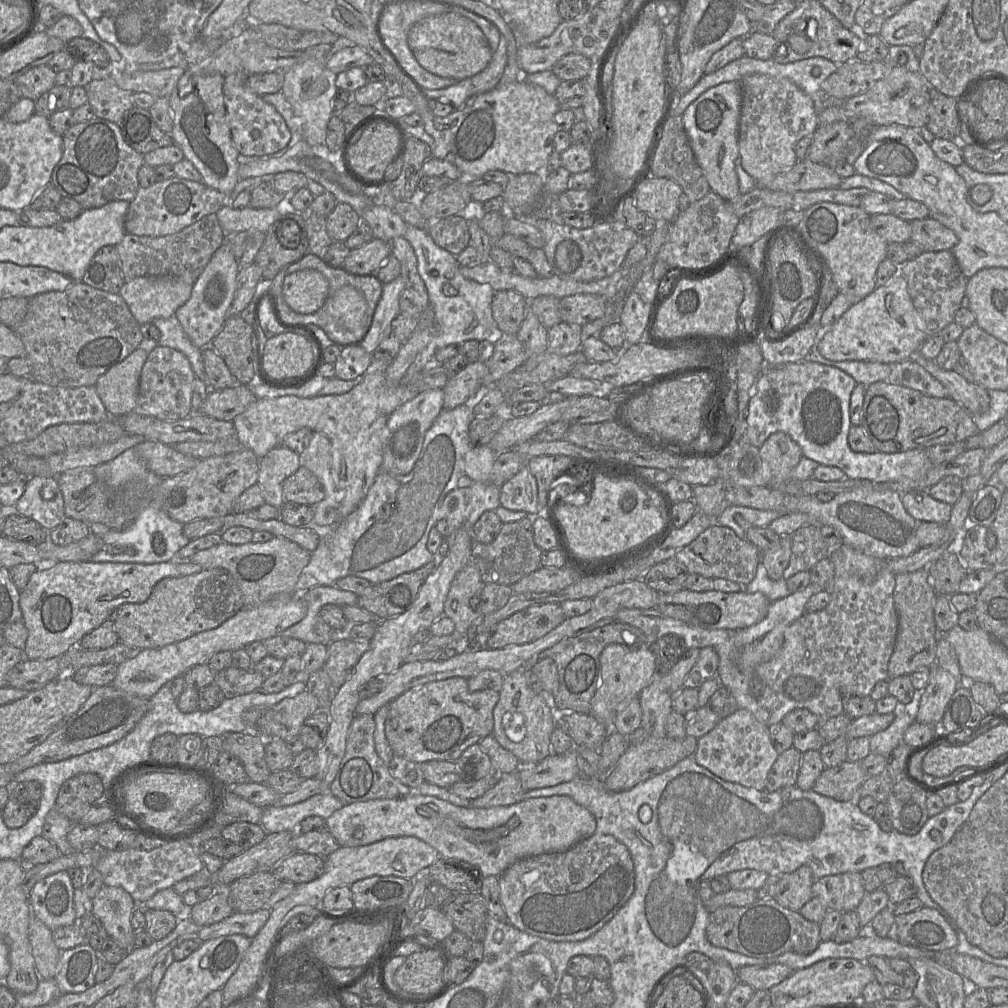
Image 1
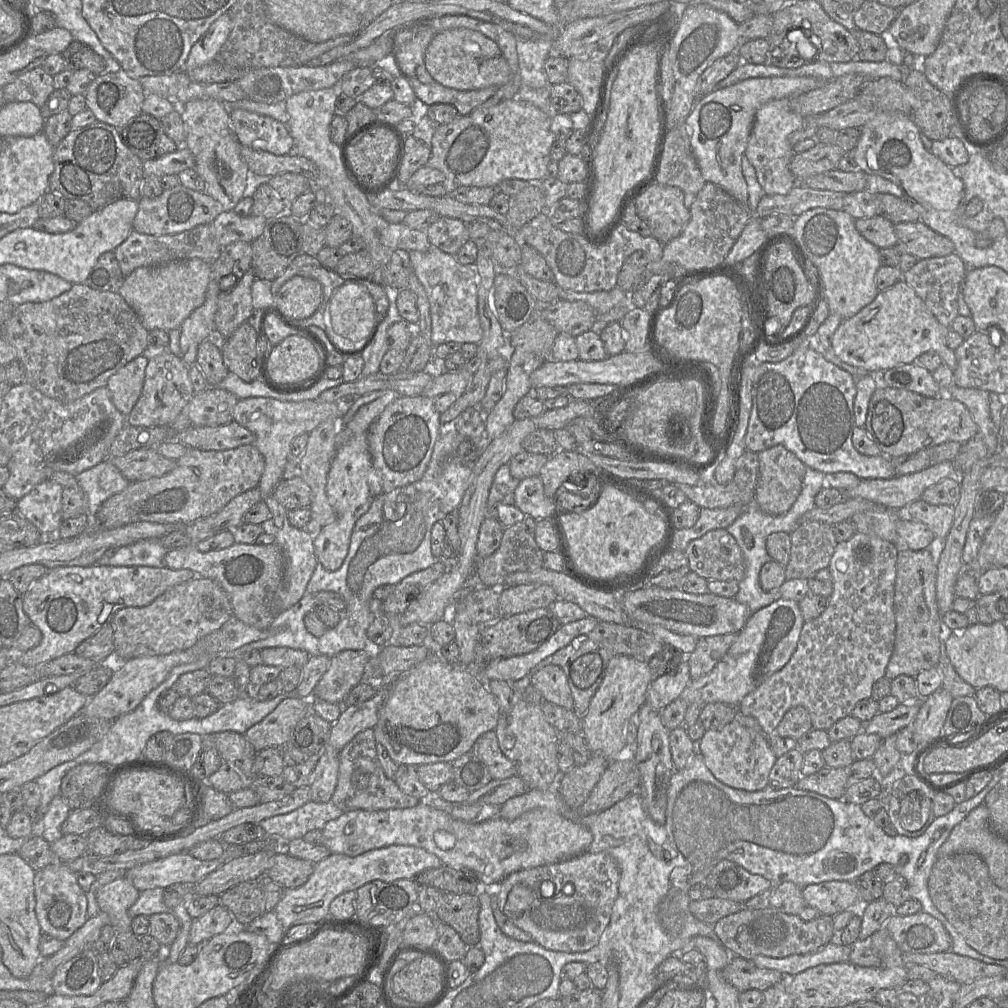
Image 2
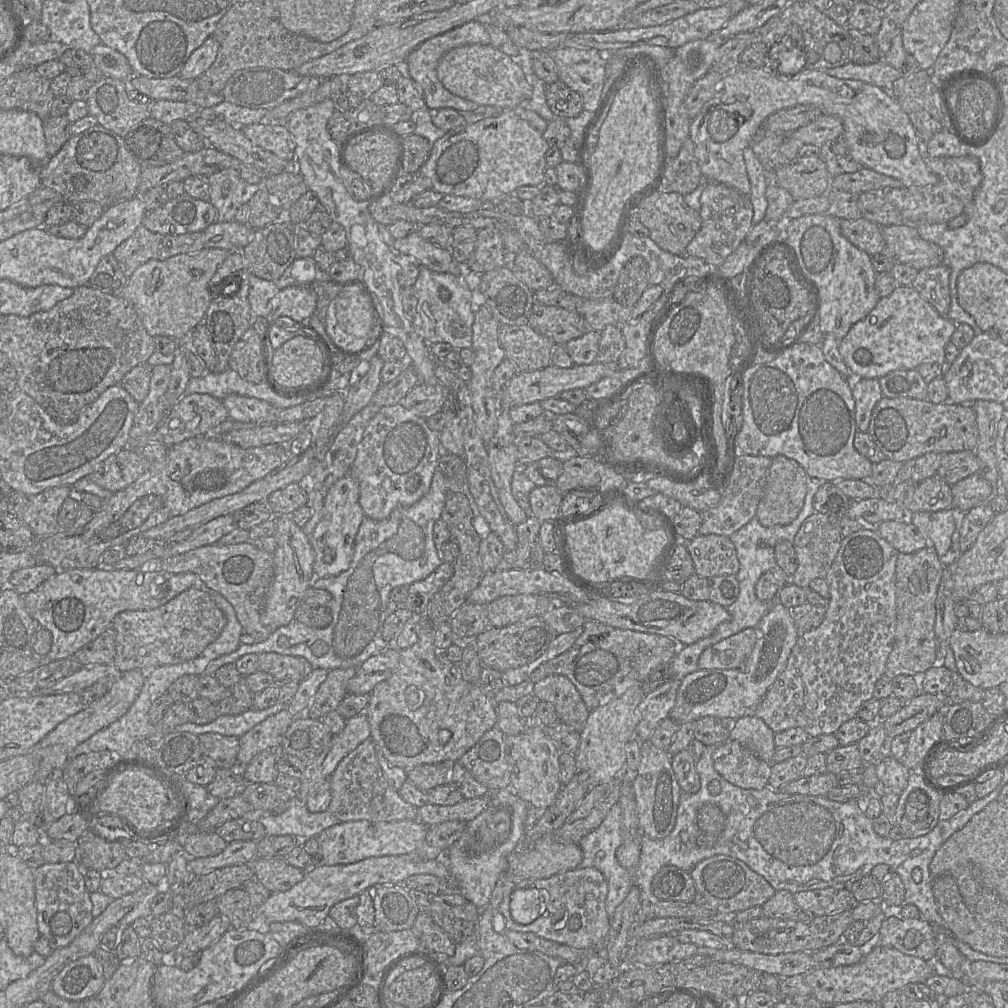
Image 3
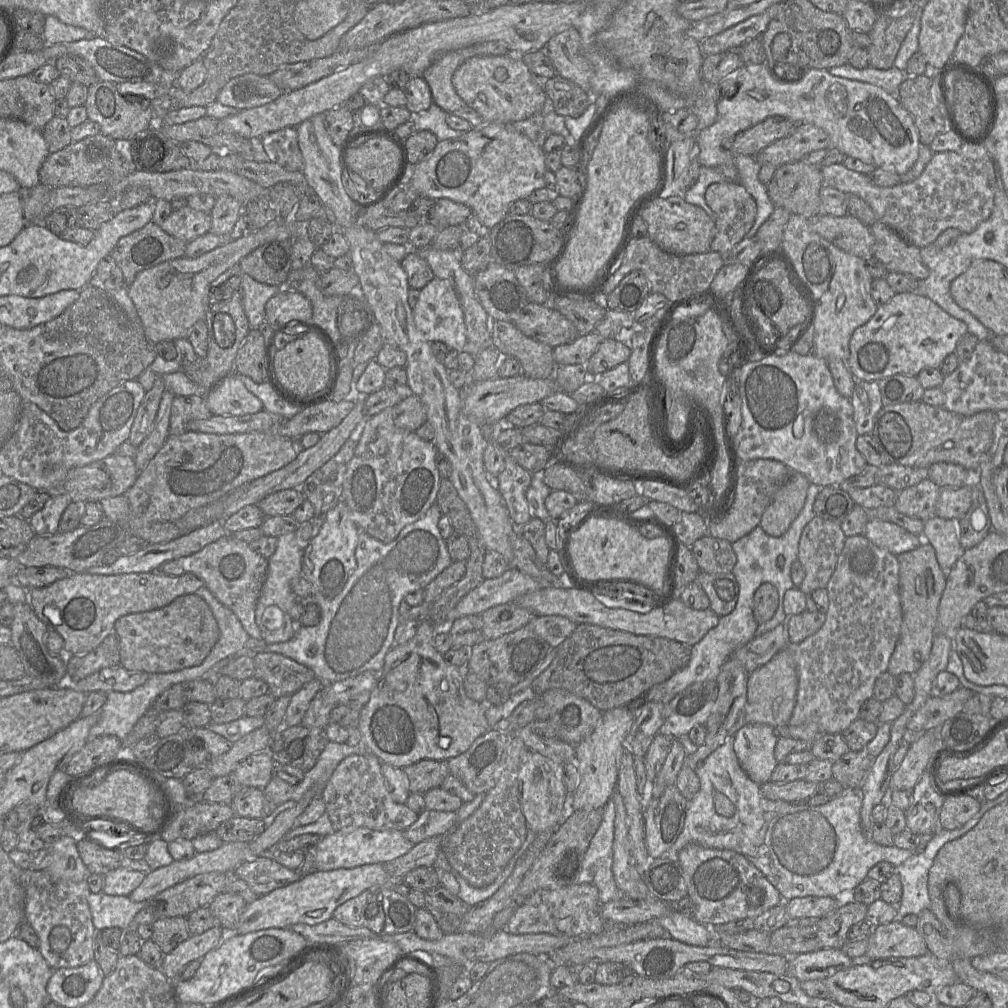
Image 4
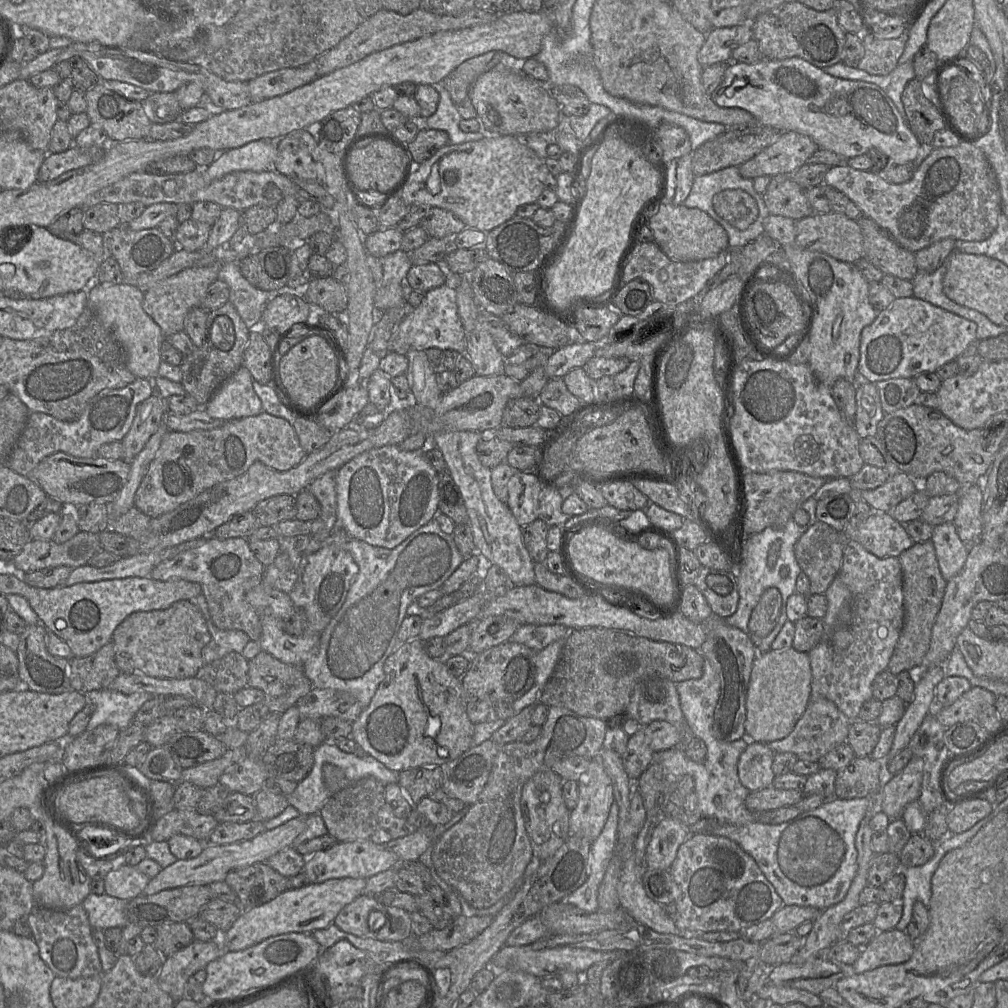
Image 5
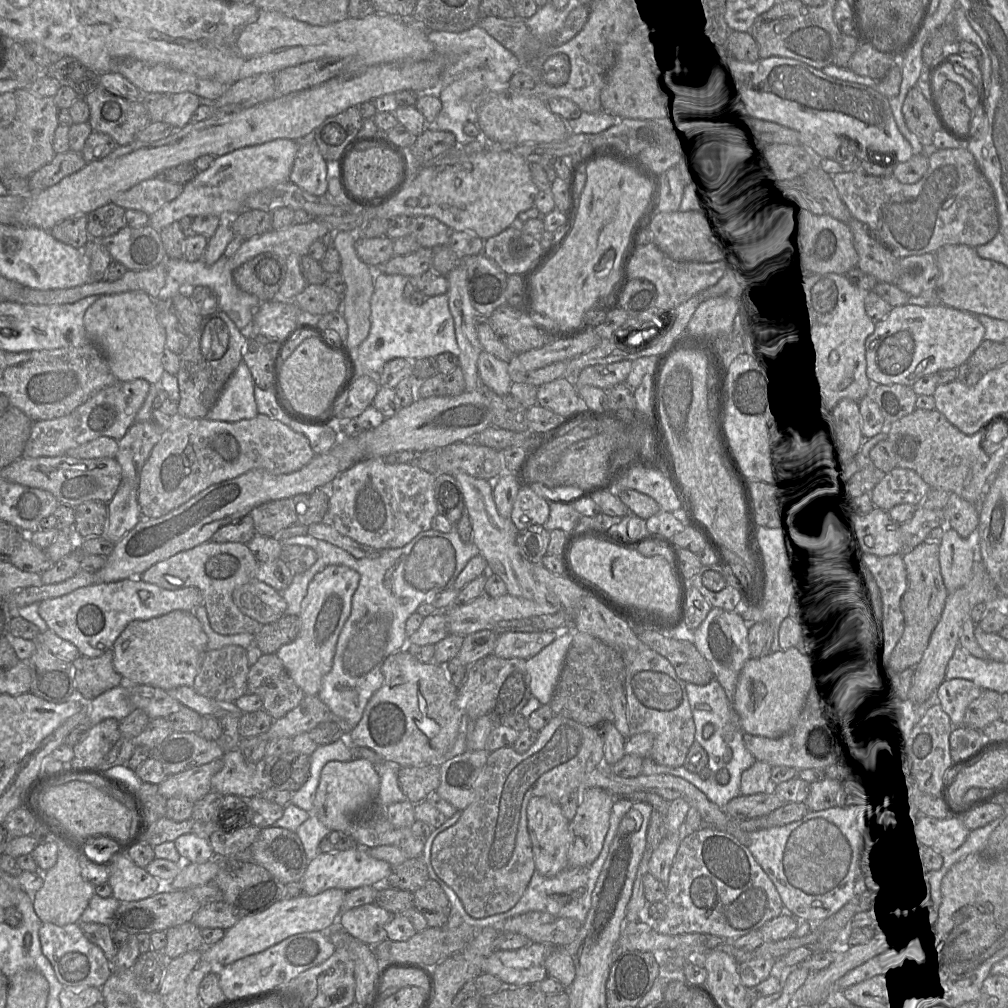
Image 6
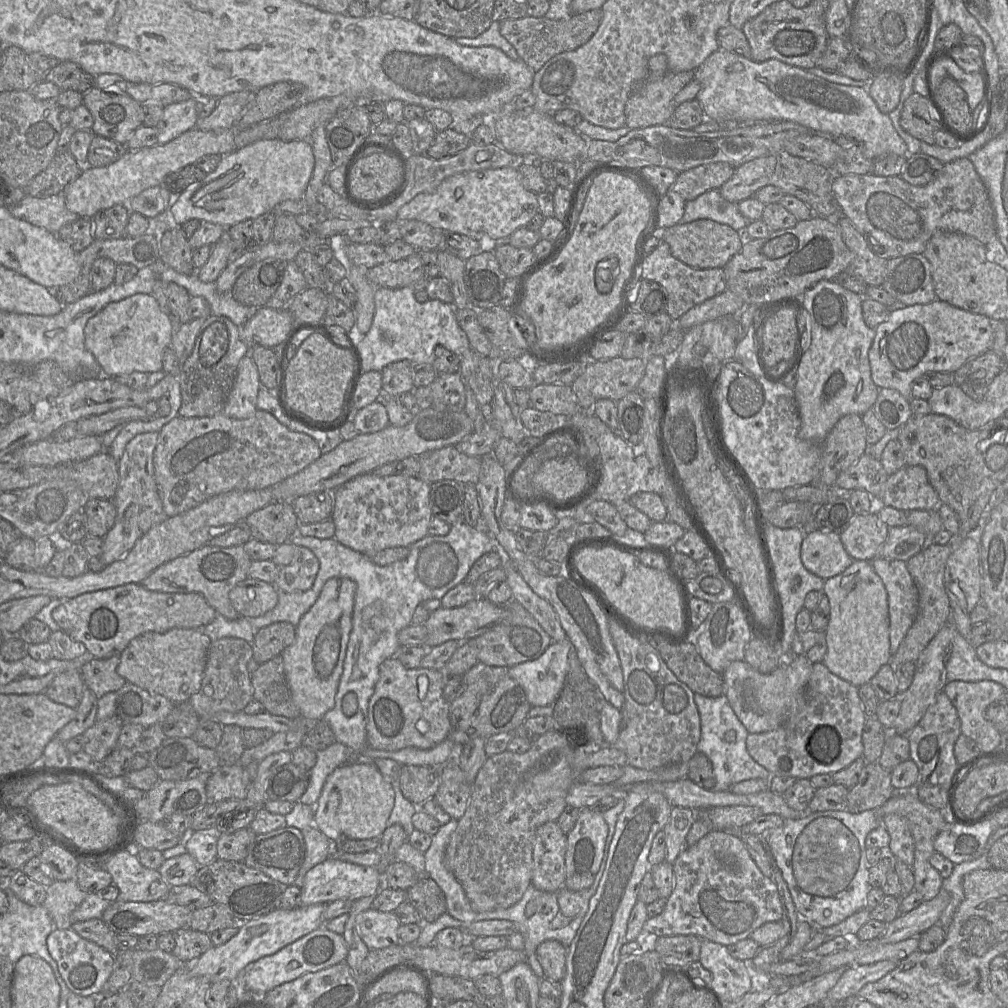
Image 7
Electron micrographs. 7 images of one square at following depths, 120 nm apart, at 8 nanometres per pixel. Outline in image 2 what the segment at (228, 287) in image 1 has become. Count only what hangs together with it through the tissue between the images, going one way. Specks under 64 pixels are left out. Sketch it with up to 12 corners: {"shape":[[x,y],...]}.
{"shape":[[220,282],[180,327],[180,358],[196,362],[199,344],[215,337]]}

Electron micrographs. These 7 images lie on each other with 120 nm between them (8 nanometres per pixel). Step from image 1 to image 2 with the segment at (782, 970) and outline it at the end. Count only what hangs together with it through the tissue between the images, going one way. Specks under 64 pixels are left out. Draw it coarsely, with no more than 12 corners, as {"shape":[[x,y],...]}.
{"shape":[[734,956],[723,978],[739,992],[764,991],[784,978]]}

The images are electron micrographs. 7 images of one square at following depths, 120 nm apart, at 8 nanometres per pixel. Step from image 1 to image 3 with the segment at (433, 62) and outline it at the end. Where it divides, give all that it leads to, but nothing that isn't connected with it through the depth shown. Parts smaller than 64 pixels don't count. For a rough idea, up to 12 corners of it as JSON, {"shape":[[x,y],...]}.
{"shape":[[470,44],[439,60],[451,93],[515,110],[532,96],[520,58]]}

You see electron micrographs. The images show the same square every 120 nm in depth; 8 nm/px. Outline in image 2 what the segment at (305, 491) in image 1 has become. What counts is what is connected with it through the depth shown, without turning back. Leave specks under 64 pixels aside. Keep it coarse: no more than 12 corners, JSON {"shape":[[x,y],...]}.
{"shape":[[300,475],[282,478],[273,496],[287,510],[308,508],[312,491]]}

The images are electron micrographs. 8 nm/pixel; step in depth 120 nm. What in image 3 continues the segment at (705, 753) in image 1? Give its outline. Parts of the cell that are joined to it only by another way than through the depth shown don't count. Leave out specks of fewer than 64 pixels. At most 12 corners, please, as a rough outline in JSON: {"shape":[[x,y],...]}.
{"shape":[[736,740],[719,744],[715,770],[744,789],[768,786],[772,764]]}

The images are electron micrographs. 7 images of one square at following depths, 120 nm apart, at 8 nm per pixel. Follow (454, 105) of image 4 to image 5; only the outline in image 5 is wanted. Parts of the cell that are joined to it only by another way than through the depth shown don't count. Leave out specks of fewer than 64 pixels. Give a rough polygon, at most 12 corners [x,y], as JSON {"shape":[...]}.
{"shape":[[505,53],[470,58],[442,82],[463,119],[478,118],[469,98],[477,78],[502,62]]}

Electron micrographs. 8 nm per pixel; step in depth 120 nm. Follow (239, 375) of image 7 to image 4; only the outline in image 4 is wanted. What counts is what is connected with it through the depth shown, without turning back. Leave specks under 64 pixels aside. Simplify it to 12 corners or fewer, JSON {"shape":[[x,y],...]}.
{"shape":[[237,373],[209,390],[213,415],[244,416],[264,410]]}

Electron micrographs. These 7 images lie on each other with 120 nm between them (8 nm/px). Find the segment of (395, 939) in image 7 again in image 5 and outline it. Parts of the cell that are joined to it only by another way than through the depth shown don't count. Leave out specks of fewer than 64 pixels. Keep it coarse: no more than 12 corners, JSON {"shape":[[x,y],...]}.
{"shape":[[360,895],[339,912],[333,924],[346,933],[375,939],[368,926],[374,910],[386,906]]}

